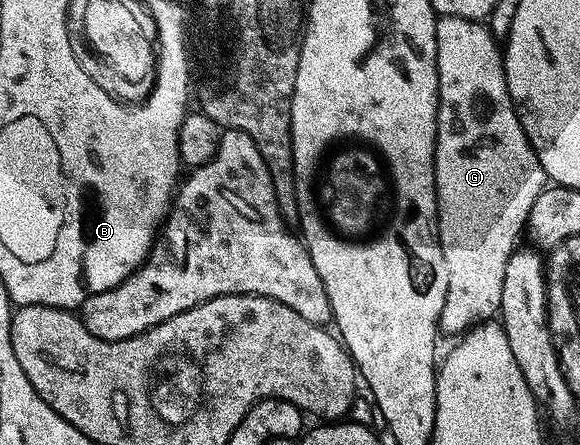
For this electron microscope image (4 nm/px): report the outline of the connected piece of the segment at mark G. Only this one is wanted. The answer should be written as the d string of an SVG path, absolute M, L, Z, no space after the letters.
M440 17L436 28L437 65L439 66L440 80L440 113L437 115L437 150L436 150L436 182L437 182L437 232L441 236L441 249L443 258L447 262L447 302L443 306L443 314L439 325L442 337L453 336L460 338L478 324L490 323L500 313L503 302L503 282L507 278L507 262L514 252L518 251L517 242L523 238L529 223L529 216L539 196L543 195L550 183L539 155L533 149L532 142L521 125L517 108L513 104L511 94L508 92L505 66L503 63L503 48L497 45L497 40L485 29L486 25L476 20Z

